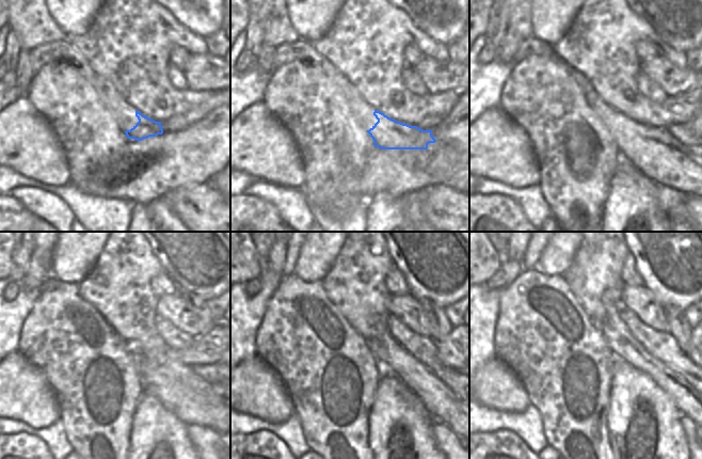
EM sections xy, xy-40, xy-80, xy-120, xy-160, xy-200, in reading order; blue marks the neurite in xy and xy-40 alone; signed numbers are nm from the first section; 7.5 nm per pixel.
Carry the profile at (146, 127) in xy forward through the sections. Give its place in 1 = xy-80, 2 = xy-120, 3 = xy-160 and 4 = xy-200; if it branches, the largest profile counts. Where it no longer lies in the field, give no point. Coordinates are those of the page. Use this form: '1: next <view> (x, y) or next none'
1: next xy-80 (655, 152)
2: next xy-120 (194, 401)
3: next xy-160 (443, 405)
4: next xy-200 (624, 347)

